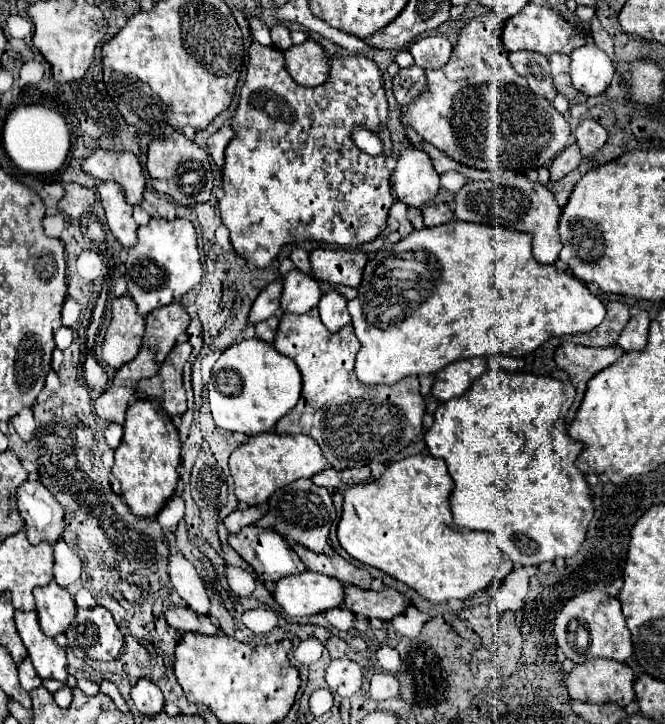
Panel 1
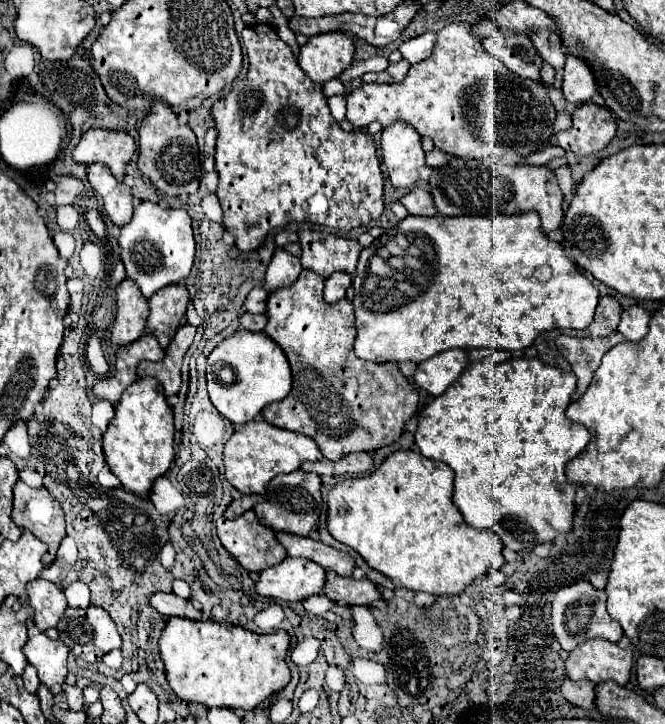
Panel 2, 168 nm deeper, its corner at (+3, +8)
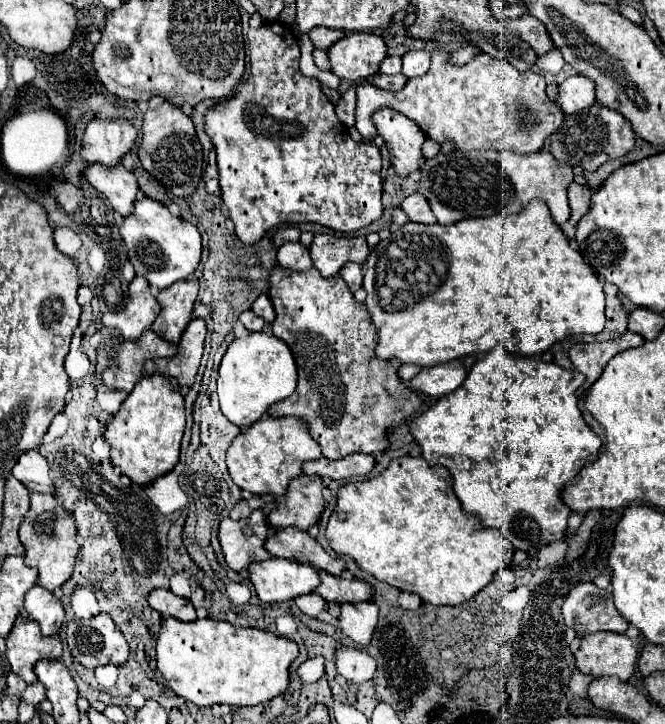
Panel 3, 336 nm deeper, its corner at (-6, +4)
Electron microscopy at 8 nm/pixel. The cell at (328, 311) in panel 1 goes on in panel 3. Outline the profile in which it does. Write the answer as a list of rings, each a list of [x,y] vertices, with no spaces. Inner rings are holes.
[[[345,264],[345,268],[341,268],[339,274],[343,276],[343,280],[347,282],[351,292],[361,288],[361,284],[363,284],[363,270],[361,270],[359,264]]]

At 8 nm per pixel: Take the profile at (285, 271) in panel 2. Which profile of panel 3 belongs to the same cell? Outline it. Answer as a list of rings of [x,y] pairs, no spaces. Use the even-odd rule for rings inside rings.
[[[299,242],[297,244],[283,244],[277,252],[277,262],[281,268],[295,270],[295,272],[305,272],[313,268],[309,250],[303,248]]]

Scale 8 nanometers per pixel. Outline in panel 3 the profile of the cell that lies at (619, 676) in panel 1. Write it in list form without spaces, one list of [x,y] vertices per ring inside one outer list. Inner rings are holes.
[[[597,632],[581,640],[581,648],[575,654],[575,666],[579,672],[593,678],[617,676],[627,682],[637,666],[639,642],[615,632]]]

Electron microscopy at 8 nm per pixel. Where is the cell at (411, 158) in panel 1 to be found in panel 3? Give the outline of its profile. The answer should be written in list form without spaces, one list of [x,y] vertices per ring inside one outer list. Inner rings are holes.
[[[391,108],[377,110],[373,122],[389,148],[391,166],[395,168],[395,172],[405,178],[411,172],[419,170],[425,134],[417,128],[417,124],[413,124],[413,120]]]

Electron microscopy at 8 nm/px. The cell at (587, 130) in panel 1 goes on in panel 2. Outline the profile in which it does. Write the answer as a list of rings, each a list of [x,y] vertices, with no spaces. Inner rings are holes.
[[[586,102],[572,112],[572,126],[556,134],[556,146],[590,156],[604,150],[616,134],[616,118],[608,108]]]

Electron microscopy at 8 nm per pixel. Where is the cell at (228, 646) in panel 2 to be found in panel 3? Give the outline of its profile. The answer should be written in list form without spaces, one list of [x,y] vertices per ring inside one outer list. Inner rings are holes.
[[[165,618],[157,636],[157,668],[163,672],[169,688],[193,702],[195,706],[227,704],[231,708],[255,706],[283,694],[289,686],[289,666],[299,656],[299,646],[289,640],[275,636],[267,630],[257,628],[235,628],[229,622],[217,622],[211,618],[181,622],[177,618]]]

